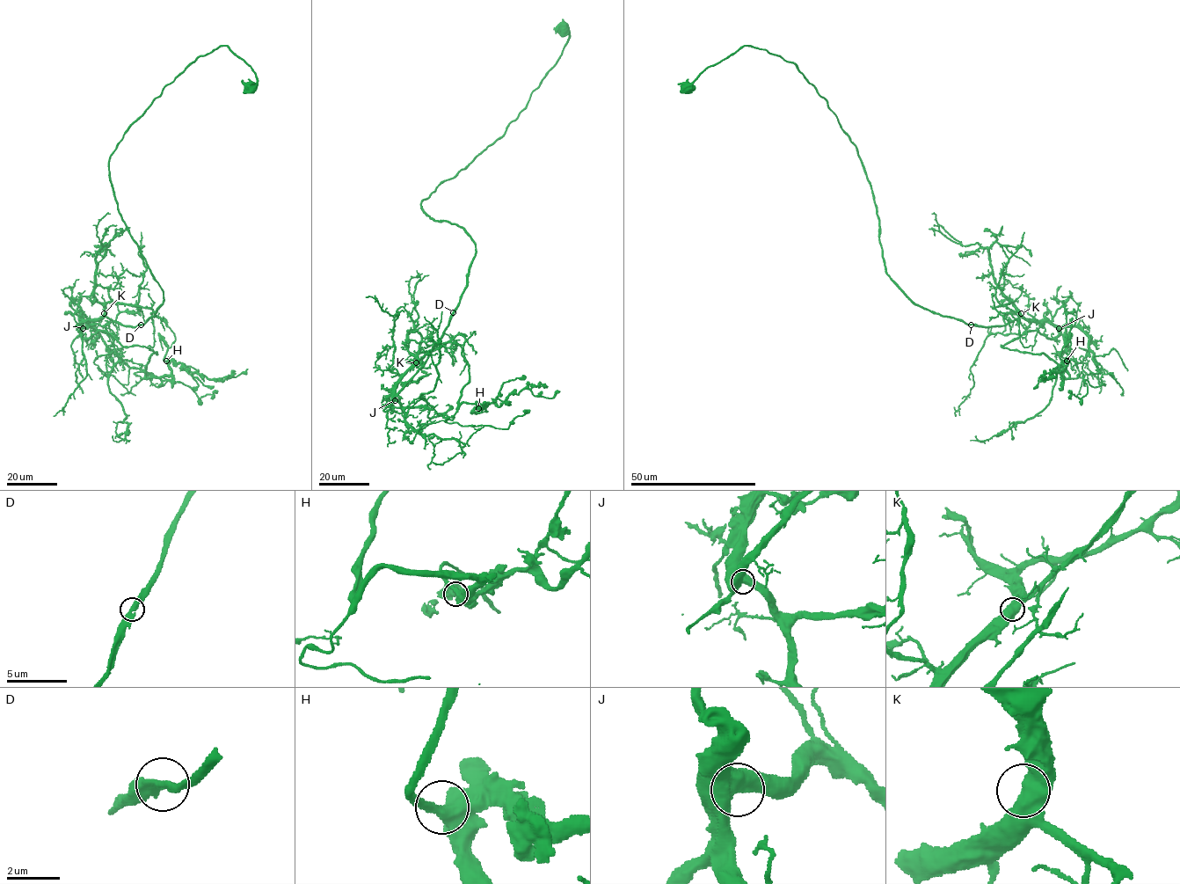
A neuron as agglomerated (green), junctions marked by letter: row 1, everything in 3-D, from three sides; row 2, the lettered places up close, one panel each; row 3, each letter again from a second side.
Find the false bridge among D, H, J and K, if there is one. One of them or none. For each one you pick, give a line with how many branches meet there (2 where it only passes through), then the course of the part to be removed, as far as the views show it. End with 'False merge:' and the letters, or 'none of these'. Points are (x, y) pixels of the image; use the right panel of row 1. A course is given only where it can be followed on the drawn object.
False merge: none of these

